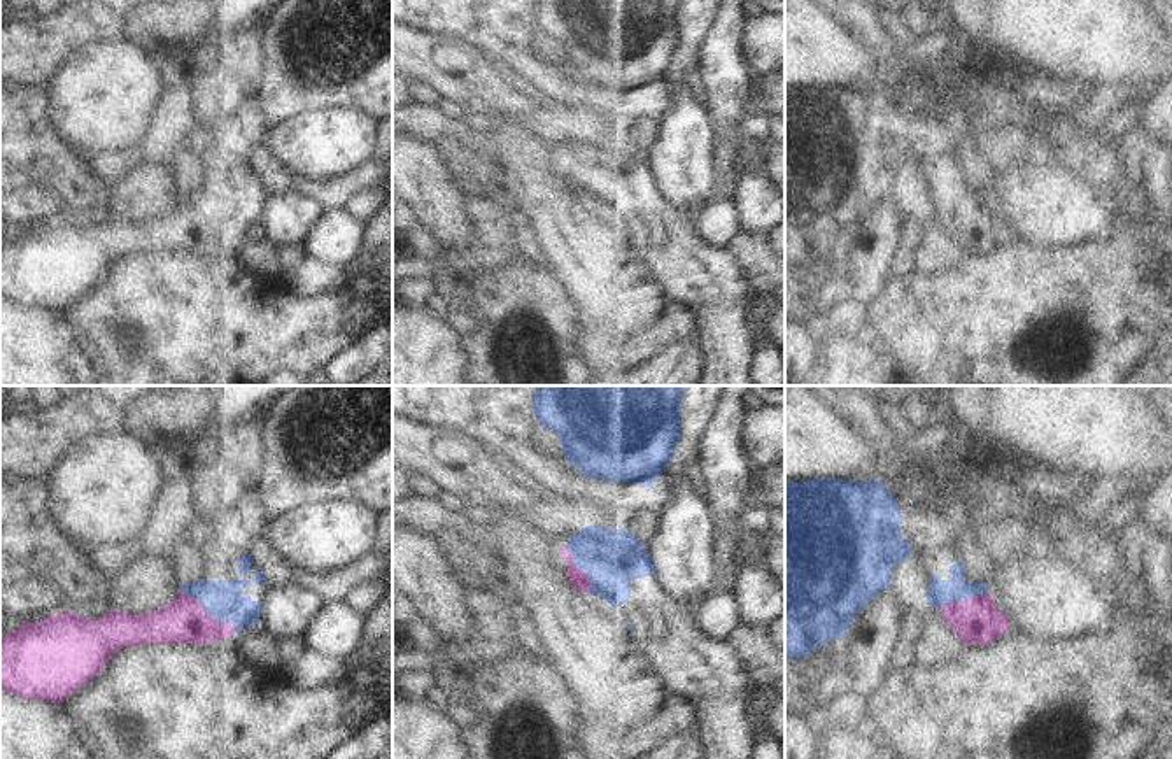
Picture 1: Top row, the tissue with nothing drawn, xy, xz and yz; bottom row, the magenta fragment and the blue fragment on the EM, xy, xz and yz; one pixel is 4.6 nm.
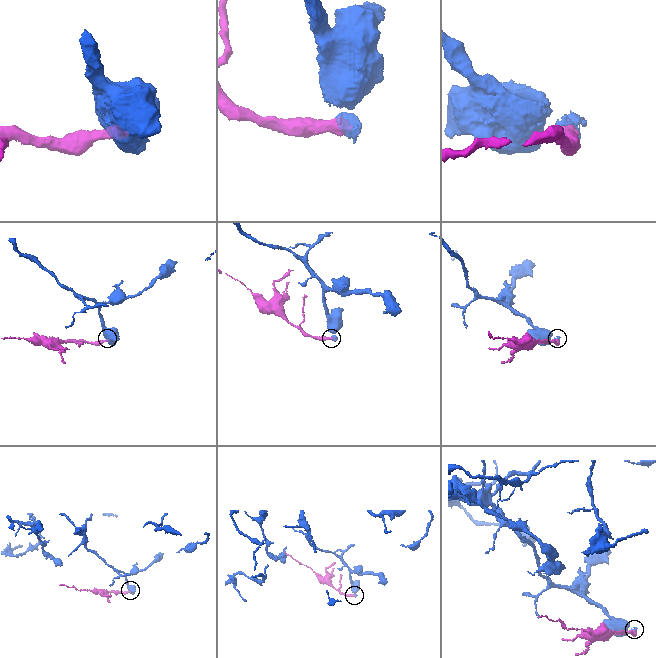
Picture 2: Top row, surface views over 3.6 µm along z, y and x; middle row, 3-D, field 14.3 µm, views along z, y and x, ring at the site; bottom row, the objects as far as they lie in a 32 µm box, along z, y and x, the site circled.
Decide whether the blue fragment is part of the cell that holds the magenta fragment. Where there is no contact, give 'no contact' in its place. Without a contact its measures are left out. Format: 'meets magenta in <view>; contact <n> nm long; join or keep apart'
meets magenta in xy; contact 320 nm long; join

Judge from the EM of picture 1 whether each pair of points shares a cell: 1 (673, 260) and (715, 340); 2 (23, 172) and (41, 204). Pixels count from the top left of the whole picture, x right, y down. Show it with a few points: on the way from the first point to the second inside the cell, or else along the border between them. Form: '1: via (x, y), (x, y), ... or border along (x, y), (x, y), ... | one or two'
1: via (692, 279), (715, 302), (715, 321) | one
2: border along (18, 188), (42, 186), (53, 191), (67, 211) | two

